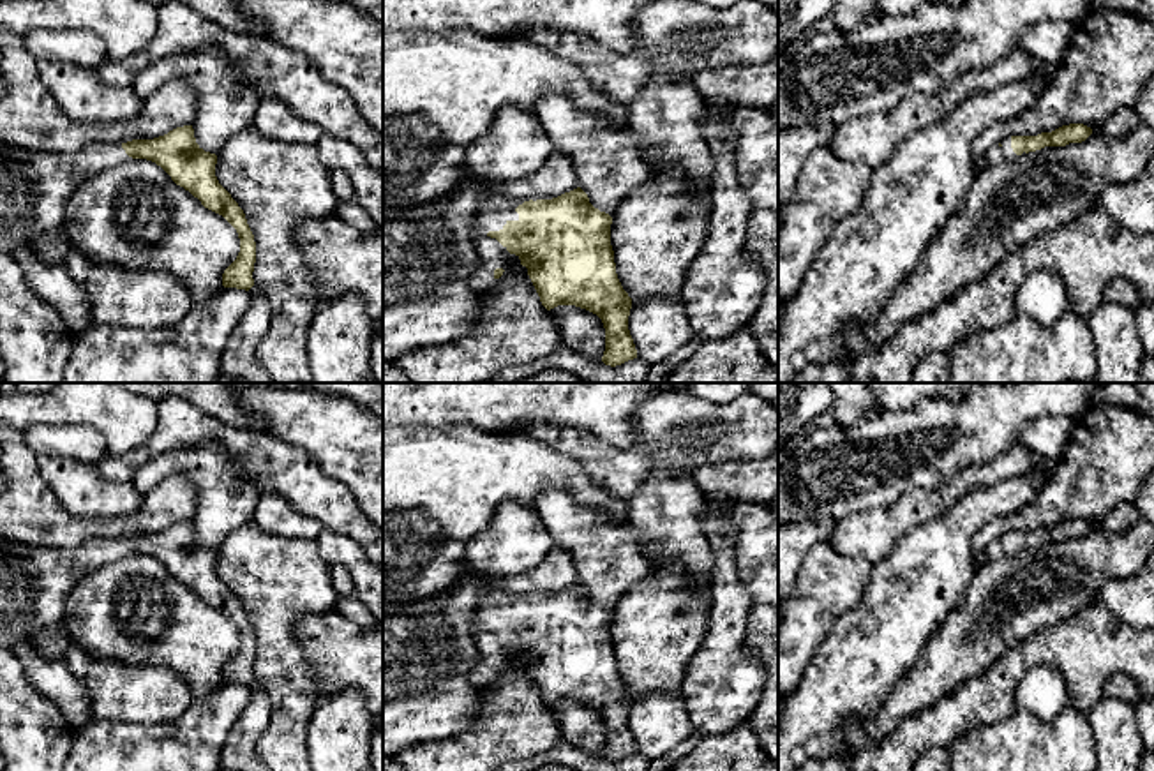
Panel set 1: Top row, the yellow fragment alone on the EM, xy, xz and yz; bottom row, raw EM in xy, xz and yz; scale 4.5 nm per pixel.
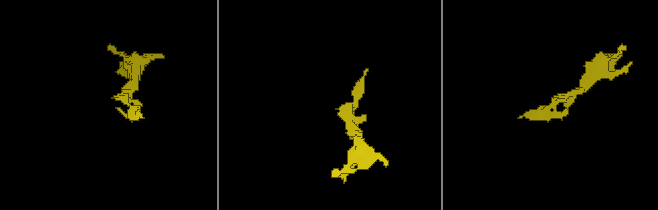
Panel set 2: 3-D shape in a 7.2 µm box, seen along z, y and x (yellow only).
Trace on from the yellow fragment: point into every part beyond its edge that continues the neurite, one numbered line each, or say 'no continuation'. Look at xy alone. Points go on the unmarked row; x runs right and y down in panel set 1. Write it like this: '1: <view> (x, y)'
1: xy (36, 581)

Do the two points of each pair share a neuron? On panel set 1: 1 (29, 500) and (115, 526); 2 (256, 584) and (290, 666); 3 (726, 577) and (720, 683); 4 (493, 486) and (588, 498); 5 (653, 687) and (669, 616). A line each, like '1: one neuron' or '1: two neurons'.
1: one neuron
2: one neuron
3: one neuron
4: one neuron
5: one neuron

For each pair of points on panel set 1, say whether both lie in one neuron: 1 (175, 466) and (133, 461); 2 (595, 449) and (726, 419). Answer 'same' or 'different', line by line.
1: different
2: same

